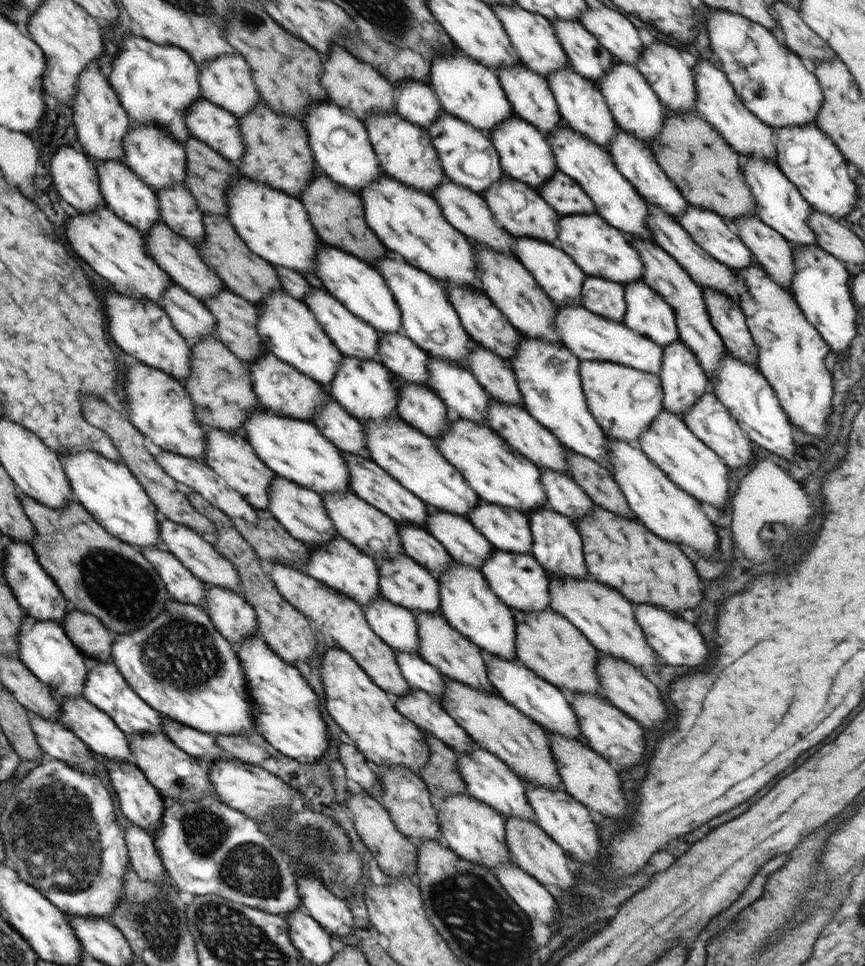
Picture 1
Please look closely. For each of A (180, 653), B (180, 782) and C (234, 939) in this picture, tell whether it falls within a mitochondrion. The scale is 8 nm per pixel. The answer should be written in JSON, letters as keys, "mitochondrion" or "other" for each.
{"A":"mitochondrion","B":"mitochondrion","C":"mitochondrion"}

